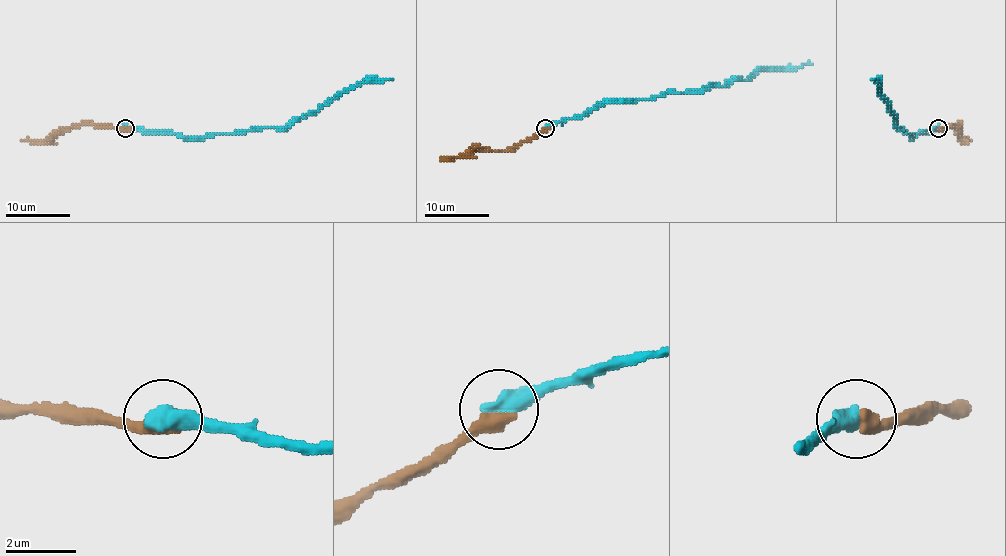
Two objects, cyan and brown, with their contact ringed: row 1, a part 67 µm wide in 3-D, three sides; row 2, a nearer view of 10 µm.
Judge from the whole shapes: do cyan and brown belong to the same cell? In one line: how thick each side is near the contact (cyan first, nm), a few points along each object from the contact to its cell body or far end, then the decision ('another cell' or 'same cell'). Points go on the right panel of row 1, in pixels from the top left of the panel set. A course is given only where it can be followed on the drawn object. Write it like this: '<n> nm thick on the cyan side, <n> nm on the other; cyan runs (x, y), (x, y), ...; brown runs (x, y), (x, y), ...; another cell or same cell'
600 nm thick on the cyan side, 550 nm on the other; cyan runs (938, 128), (912, 138), (890, 112), (890, 104), (880, 94), (880, 83), (874, 78); brown runs (939, 128), (960, 123), (959, 133), (967, 141), (970, 139); same cell

